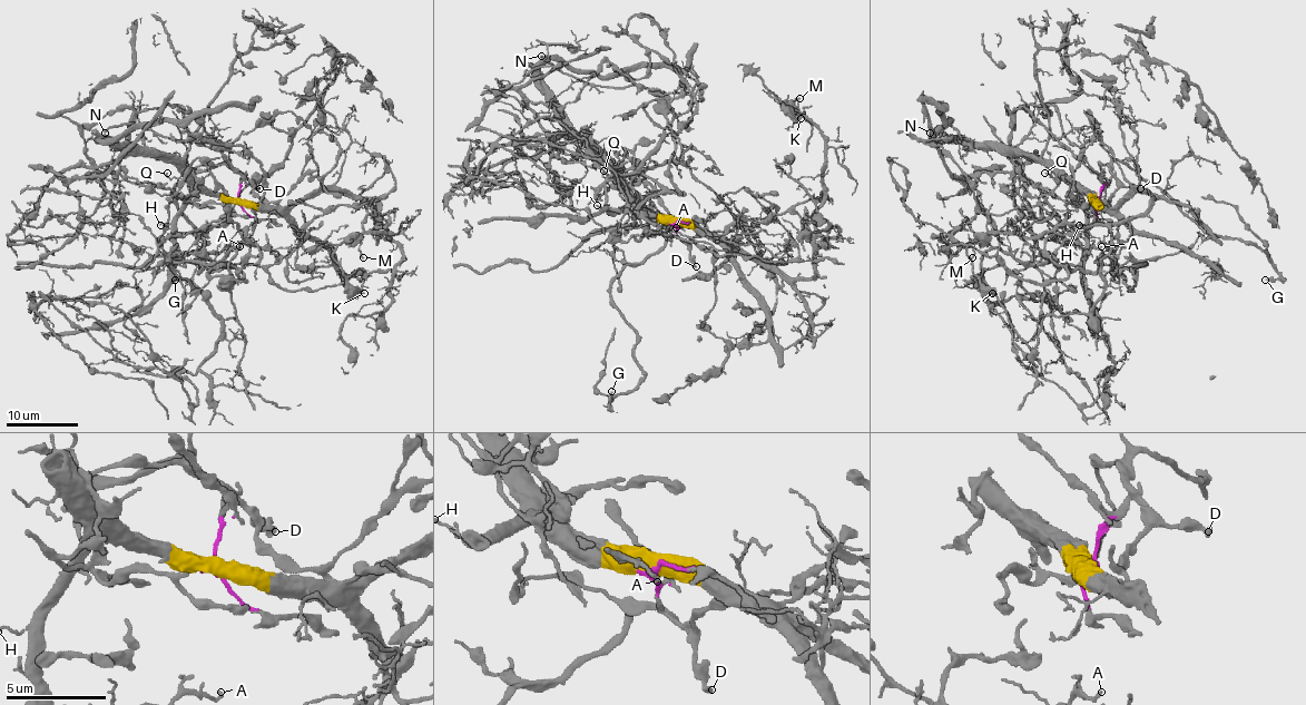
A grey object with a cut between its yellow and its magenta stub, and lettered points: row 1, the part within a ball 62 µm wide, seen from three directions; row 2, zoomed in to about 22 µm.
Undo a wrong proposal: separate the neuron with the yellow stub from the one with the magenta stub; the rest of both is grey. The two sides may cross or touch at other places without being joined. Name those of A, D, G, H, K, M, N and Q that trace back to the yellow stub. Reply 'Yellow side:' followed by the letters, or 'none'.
Yellow side: A, H, K, M, N, Q

